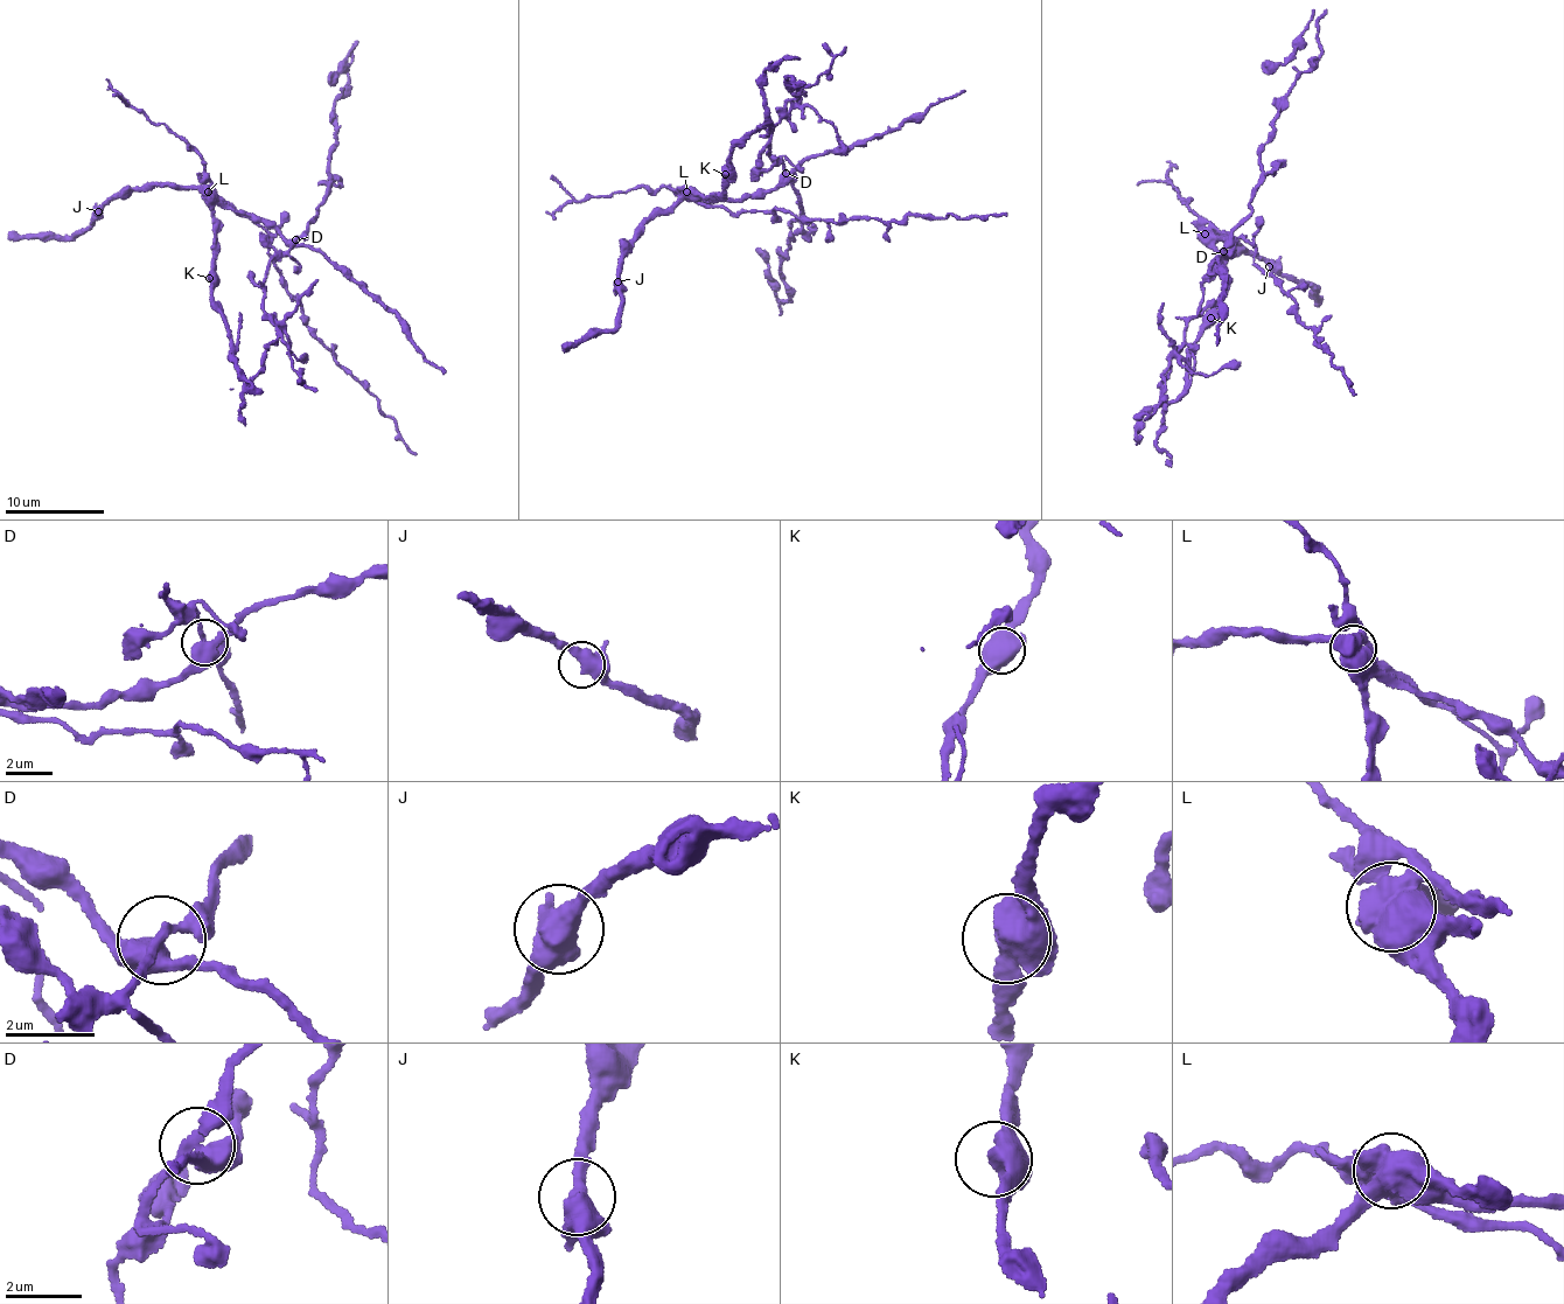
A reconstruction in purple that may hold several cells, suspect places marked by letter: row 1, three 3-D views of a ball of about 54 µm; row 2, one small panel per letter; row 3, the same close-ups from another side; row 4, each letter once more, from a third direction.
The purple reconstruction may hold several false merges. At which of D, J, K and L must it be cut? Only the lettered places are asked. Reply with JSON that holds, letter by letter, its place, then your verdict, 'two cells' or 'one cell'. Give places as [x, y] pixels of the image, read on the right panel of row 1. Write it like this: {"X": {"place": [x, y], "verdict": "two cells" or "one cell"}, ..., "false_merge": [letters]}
{"D": {"place": [1223, 251], "verdict": "two cells"}, "J": {"place": [1269, 266], "verdict": "one cell"}, "K": {"place": [1210, 318], "verdict": "one cell"}, "L": {"place": [1205, 234], "verdict": "two cells"}, "false_merge": ["D", "L"]}

